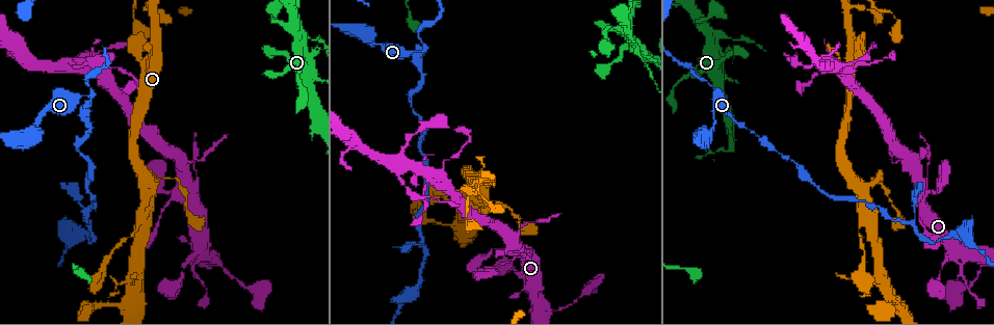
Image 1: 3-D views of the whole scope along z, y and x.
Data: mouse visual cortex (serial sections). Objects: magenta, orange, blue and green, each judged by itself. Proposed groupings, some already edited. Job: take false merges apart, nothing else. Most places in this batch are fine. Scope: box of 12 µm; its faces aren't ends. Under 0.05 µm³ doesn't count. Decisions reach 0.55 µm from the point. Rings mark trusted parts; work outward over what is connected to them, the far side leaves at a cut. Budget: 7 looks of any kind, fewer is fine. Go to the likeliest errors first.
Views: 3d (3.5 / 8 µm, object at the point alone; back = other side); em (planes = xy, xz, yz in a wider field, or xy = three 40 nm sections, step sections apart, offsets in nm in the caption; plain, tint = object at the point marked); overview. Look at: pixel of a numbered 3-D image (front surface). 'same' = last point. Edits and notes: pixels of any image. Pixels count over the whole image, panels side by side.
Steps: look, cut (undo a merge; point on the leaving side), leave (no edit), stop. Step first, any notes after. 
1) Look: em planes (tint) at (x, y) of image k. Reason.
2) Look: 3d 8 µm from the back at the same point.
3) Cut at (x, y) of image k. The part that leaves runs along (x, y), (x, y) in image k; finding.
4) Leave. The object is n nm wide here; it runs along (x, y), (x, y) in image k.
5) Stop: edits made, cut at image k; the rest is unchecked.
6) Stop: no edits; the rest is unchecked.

Look: 3d 3.5 µm at (90, 92) of image 1. Abrupt turn.

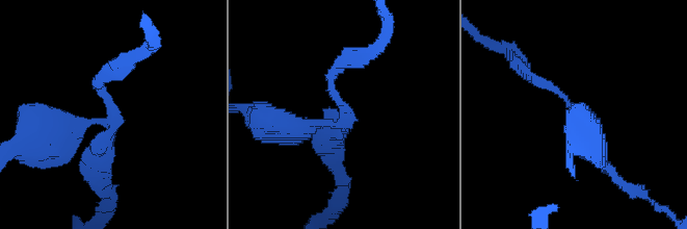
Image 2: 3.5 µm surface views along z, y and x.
Look: em planes (tint) at (344, 117) of image 2.

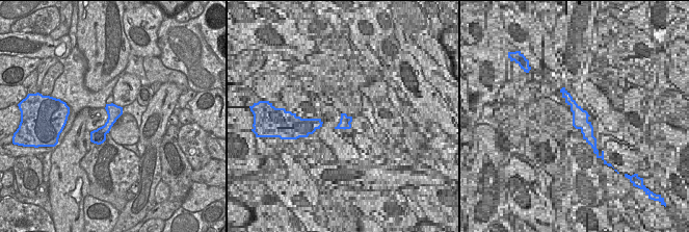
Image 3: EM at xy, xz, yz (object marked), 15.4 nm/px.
Look: em xy step 2 (tint) at the same point. Cut it another way.

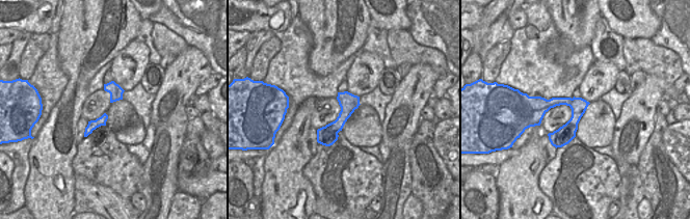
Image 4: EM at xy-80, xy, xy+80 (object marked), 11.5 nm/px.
Cut at (105, 171) of image 2. The arms are 150, 350 nm wide; the part that leaves runs along (87, 150), (104, 207) in image 2; two cells meet here.

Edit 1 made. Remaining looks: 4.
Look: em xy step 1 (tint) at (295, 23) of image 1. Thin arm on a thick one.

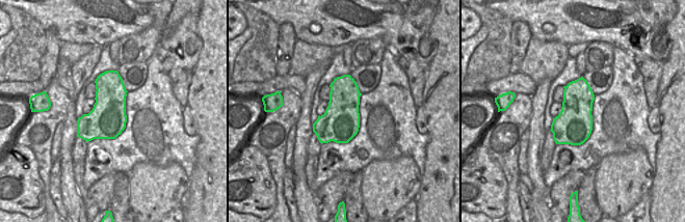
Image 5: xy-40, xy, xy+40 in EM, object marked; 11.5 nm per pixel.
Look: 3d 3.5 µm from the back at the same point. Wider look.

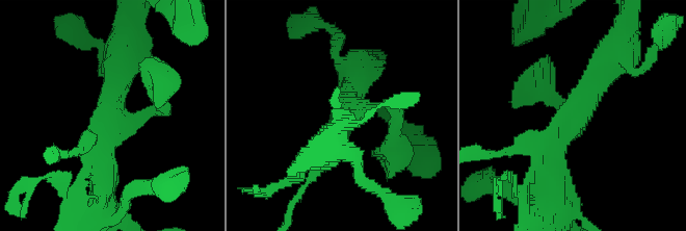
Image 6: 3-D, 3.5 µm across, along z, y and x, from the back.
Leave. The arms are 150, 200, 300, 400 nm wide; it runs along (552, 183), (557, 142), (610, 62) in image 6; one cell here.

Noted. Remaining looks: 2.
Look: 3d 3.5 µm at (517, 271) of image 1. Narrows sharply.

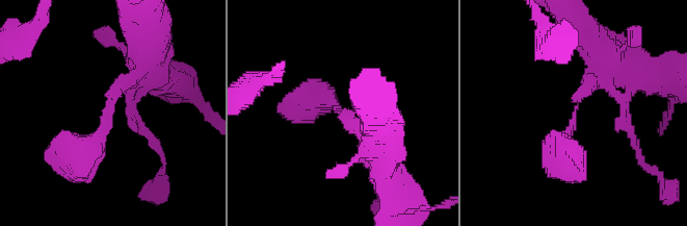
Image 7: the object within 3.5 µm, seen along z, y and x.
Look: em planes (tint) at (110, 114) of image 7. The arms are 250, 450 nm wide; now the EM.

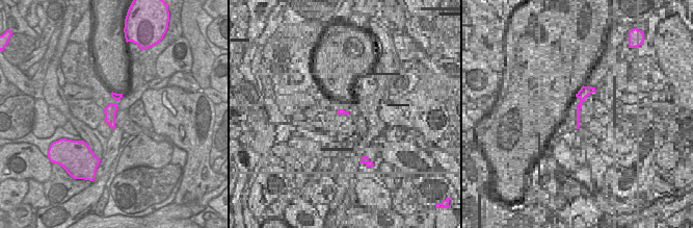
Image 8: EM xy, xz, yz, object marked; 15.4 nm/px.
Leave. It runs along (150, 56), (114, 91), (96, 139), (67, 155) in image 7; continuous, no second cell.

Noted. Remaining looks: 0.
Stop: edits made, cut at image 2; the rest is unchecked.

